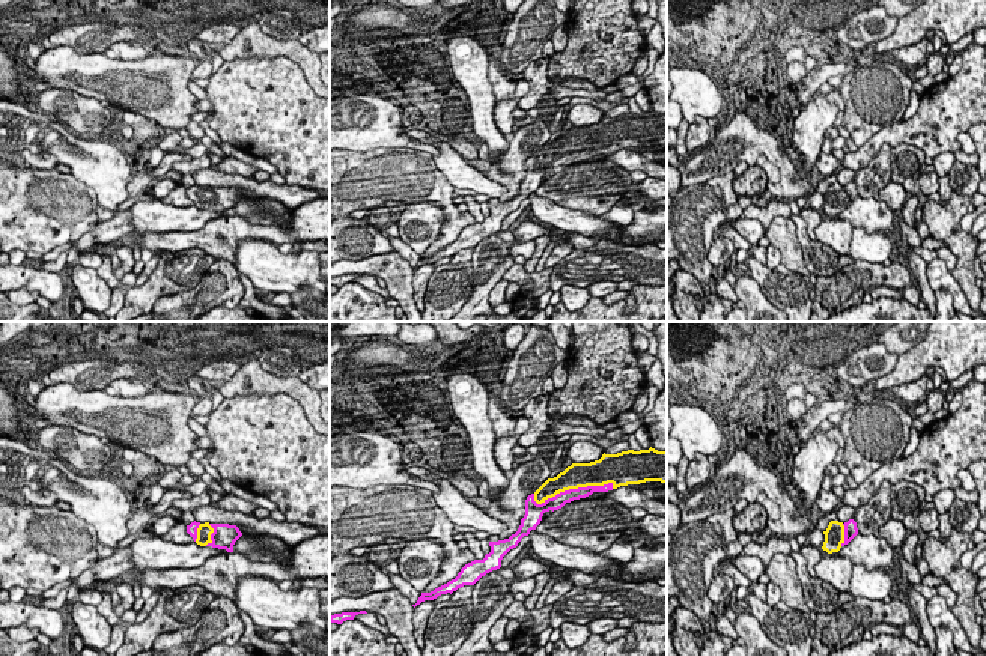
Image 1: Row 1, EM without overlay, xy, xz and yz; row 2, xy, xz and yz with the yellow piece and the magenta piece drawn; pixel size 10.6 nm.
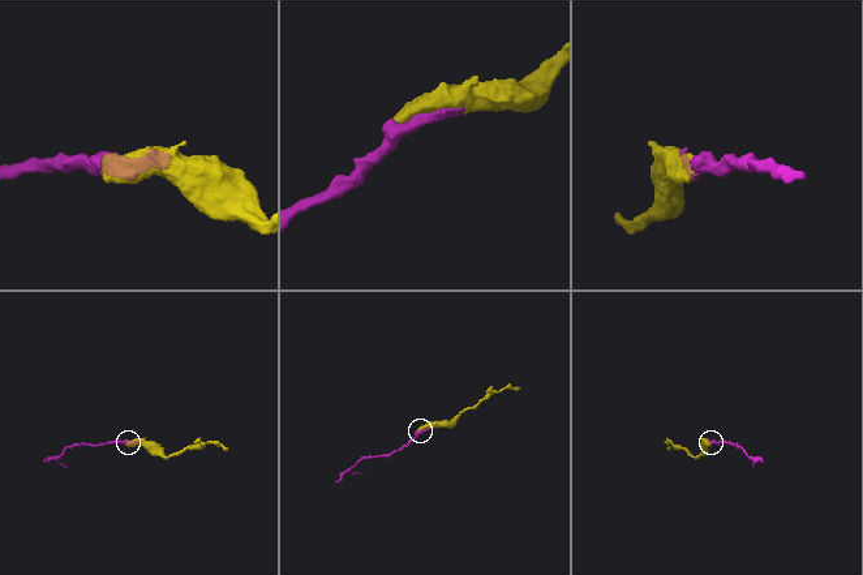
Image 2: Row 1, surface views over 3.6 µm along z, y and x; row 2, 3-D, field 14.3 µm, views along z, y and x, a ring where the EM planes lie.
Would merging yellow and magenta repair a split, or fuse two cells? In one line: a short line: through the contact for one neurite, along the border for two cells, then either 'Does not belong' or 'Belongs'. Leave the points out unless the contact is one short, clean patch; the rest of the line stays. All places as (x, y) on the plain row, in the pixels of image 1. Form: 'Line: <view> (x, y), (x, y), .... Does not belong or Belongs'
Belongs

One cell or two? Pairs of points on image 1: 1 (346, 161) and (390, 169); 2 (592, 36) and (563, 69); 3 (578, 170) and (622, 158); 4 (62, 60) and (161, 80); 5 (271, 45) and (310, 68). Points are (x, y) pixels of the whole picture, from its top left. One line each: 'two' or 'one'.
1: one
2: one
3: two
4: one
5: one

